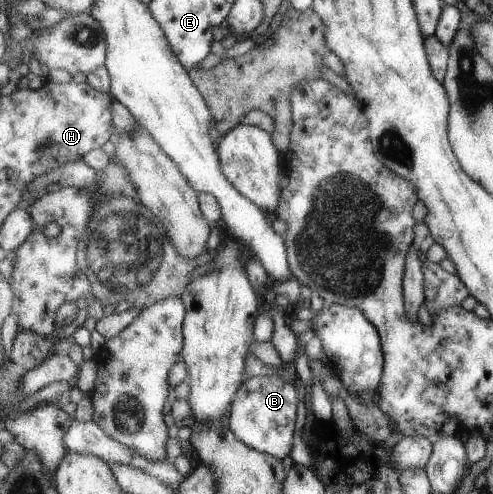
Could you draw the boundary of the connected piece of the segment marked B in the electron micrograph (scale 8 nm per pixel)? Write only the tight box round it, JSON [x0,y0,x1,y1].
[230,374,298,460]

